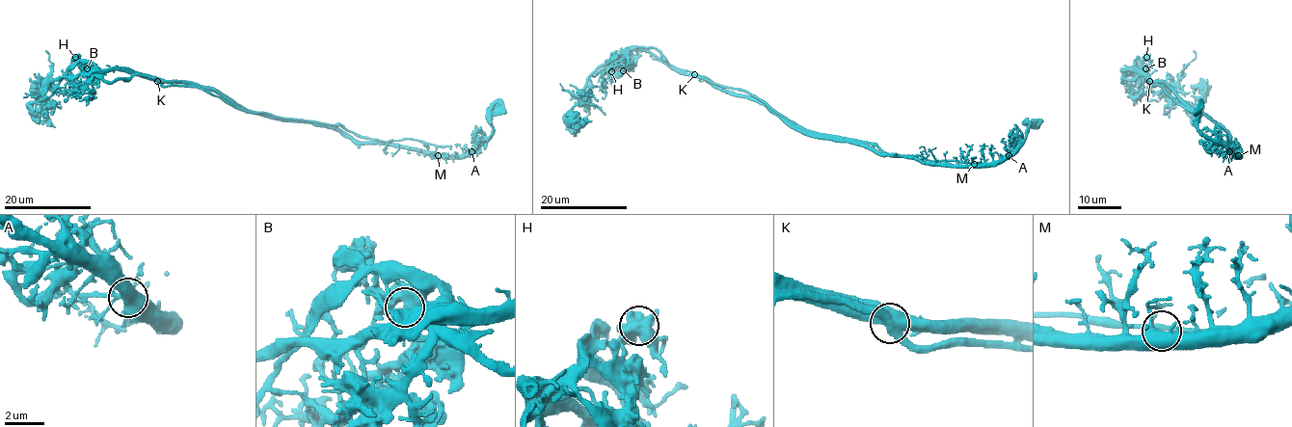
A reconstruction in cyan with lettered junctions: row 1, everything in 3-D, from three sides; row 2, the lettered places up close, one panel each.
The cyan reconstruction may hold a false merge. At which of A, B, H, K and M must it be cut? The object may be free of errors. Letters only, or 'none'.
K

